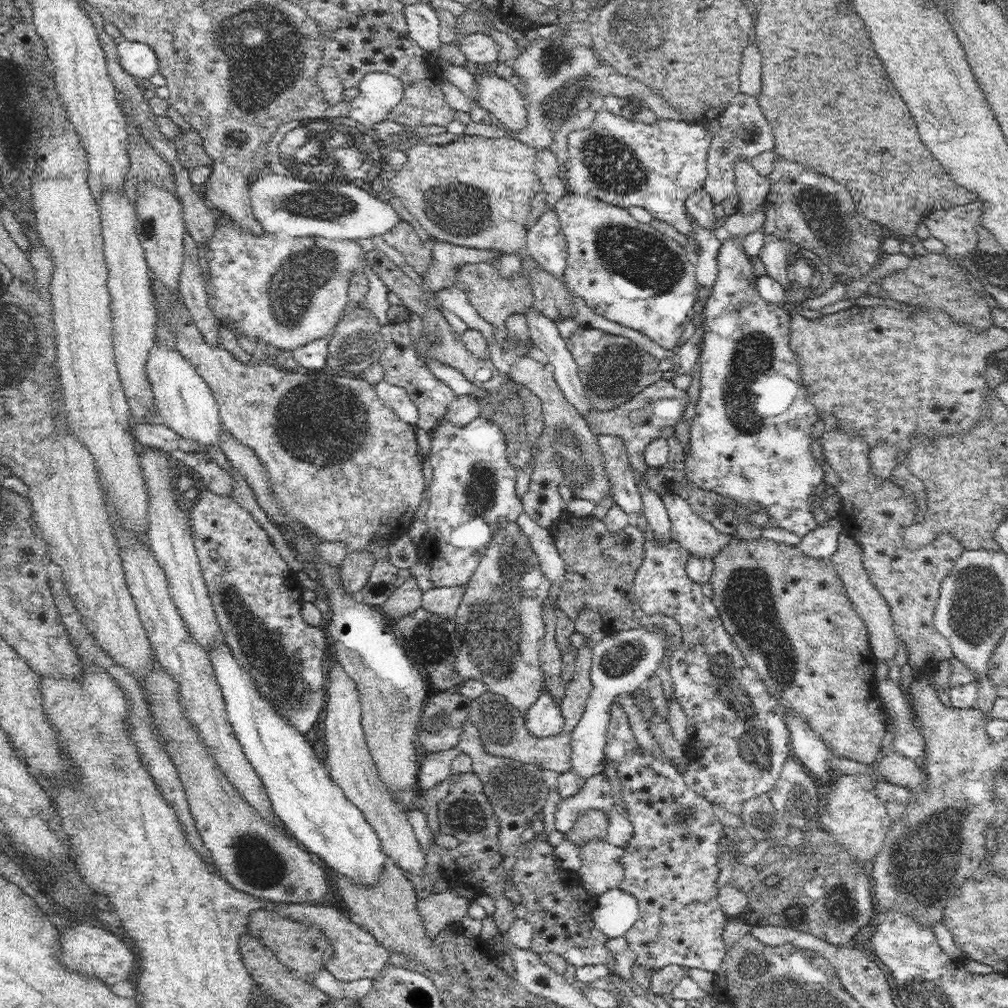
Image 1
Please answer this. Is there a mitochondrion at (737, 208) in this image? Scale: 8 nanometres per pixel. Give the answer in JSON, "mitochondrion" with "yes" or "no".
{"mitochondrion":"no"}

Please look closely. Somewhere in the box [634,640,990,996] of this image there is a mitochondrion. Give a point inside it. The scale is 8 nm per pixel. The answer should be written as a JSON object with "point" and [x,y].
{"point":[923,859]}

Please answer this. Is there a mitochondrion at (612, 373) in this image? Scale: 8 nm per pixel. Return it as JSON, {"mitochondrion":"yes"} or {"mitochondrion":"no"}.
{"mitochondrion":"yes"}

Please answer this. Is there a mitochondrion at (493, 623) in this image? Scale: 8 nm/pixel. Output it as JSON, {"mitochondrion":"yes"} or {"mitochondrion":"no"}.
{"mitochondrion":"yes"}

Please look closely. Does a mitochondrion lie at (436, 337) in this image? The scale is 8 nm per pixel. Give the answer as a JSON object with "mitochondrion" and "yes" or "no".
{"mitochondrion":"yes"}

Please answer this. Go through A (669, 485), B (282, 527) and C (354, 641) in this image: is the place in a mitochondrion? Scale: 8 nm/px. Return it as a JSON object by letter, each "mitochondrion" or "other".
{"A":"other","B":"other","C":"other"}

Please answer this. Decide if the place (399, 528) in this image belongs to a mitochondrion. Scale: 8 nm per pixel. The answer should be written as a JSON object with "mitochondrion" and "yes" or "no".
{"mitochondrion":"no"}

